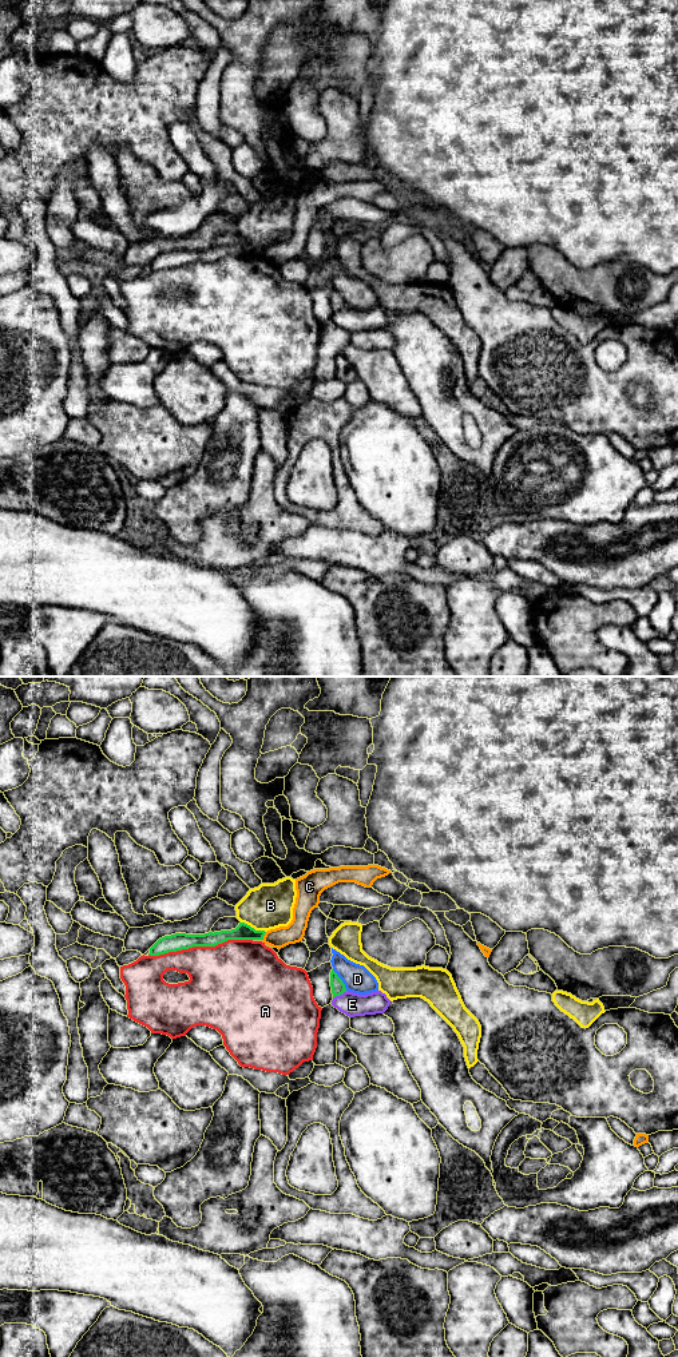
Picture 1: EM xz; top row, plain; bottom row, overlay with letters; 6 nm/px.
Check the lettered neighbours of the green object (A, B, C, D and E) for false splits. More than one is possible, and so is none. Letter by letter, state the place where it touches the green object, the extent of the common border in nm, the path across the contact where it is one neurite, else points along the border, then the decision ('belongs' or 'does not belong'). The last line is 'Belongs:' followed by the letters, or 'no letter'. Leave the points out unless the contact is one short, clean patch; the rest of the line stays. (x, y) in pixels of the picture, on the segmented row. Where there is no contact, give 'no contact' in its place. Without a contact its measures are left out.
A: xz (199, 945) | 650 nm | does not belong
B: xz (253, 928) | 170 nm | does not belong
C: xz (264, 935) | 60 nm | does not belong
D: xz (341, 980) | 160 nm | does not belong
E: xz (340, 994) | 100 nm | does not belong
Belongs: no letter

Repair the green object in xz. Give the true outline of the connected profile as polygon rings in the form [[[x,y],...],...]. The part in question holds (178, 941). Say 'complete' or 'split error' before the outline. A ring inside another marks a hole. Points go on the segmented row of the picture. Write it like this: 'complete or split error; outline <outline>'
complete; outline [[[239,922],[235,929],[209,932],[205,935],[186,935],[175,933],[171,936],[164,936],[159,939],[151,948],[150,956],[159,956],[168,952],[177,952],[182,949],[189,949],[193,947],[215,947],[227,940],[263,940],[265,931],[255,931],[245,922]]]

